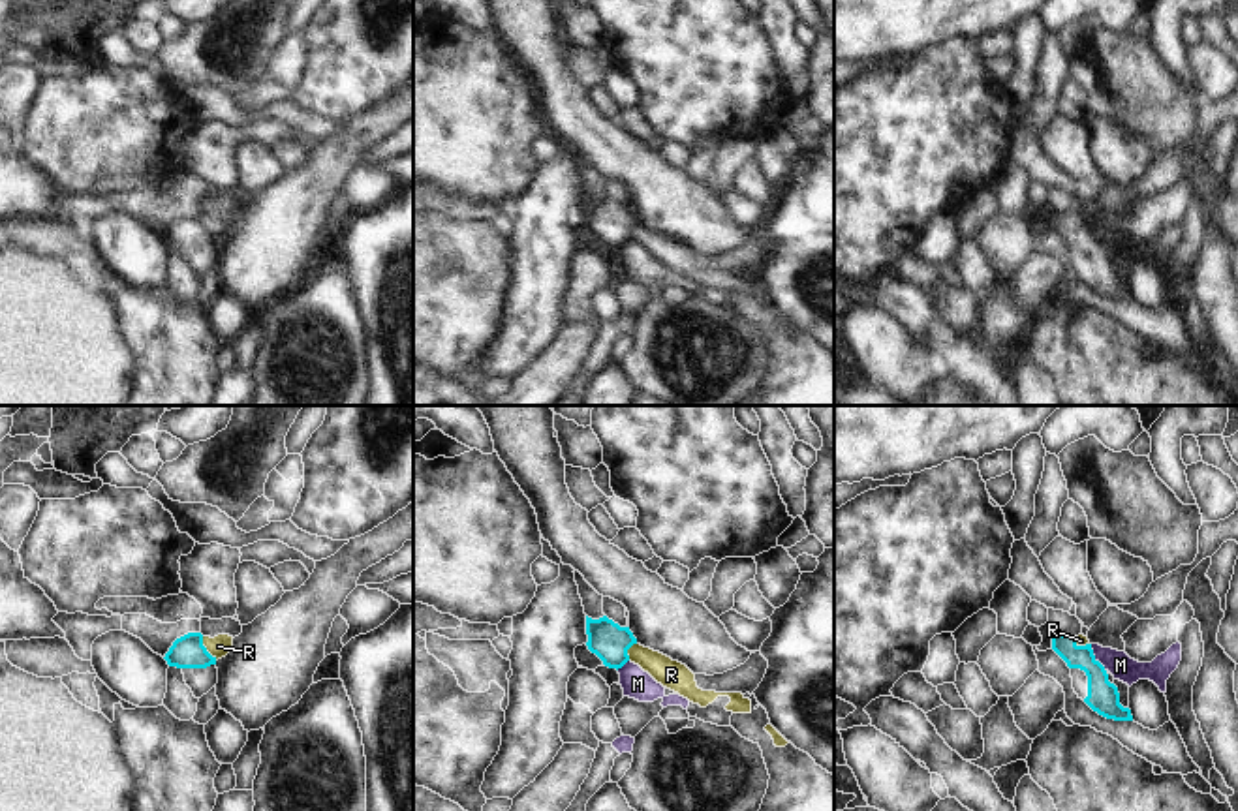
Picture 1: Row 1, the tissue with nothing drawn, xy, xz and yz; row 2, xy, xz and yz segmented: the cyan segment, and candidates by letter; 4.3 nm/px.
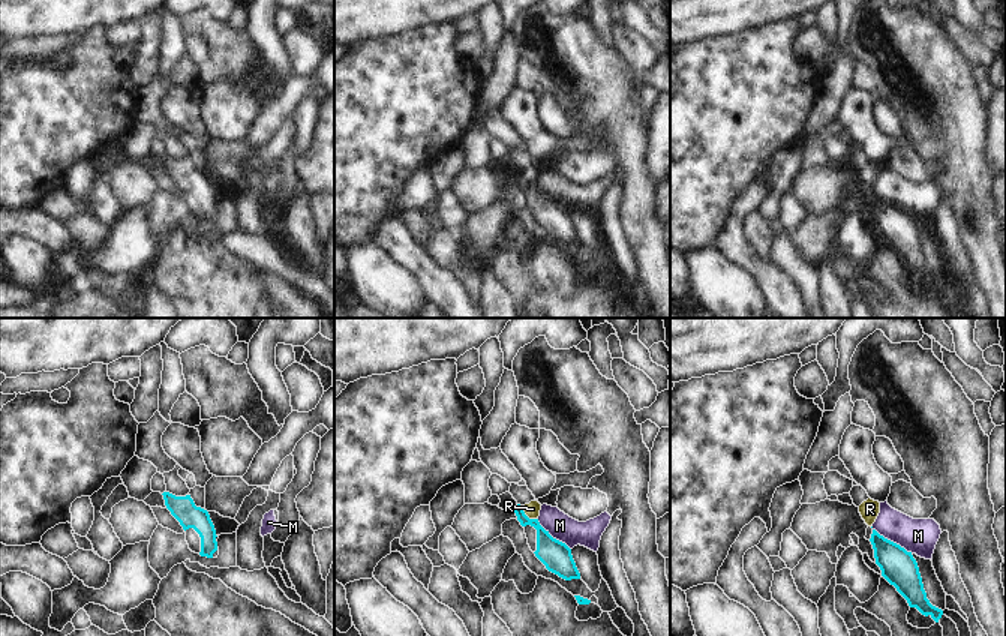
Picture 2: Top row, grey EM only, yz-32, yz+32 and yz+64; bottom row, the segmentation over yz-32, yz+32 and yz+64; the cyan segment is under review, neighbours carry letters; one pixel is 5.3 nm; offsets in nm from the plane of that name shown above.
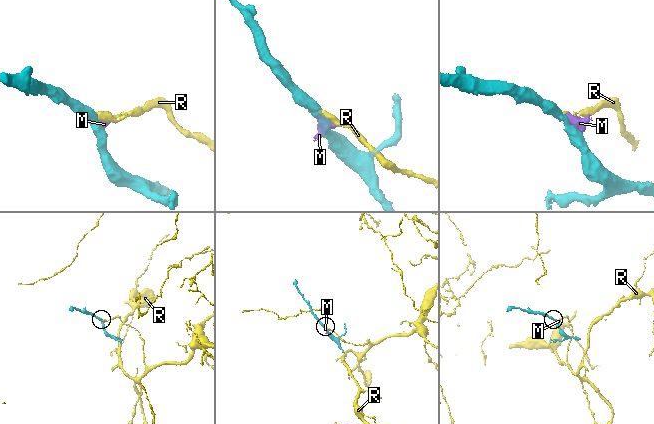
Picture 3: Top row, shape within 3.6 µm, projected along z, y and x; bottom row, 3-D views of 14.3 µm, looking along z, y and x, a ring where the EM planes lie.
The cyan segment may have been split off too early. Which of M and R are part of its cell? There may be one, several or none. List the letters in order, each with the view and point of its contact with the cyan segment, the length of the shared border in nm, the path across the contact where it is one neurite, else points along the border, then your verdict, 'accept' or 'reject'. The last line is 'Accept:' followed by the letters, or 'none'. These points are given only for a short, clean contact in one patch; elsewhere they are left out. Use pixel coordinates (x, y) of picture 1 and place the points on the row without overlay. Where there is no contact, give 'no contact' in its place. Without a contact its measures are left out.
M: yz (1094, 237) | 140 nm | along yz (1090, 224), (1105, 250) | reject
R: xy (205, 228) | 120 nm | along xy (201, 216), (201, 222), (216, 239) | reject
Accept: none

